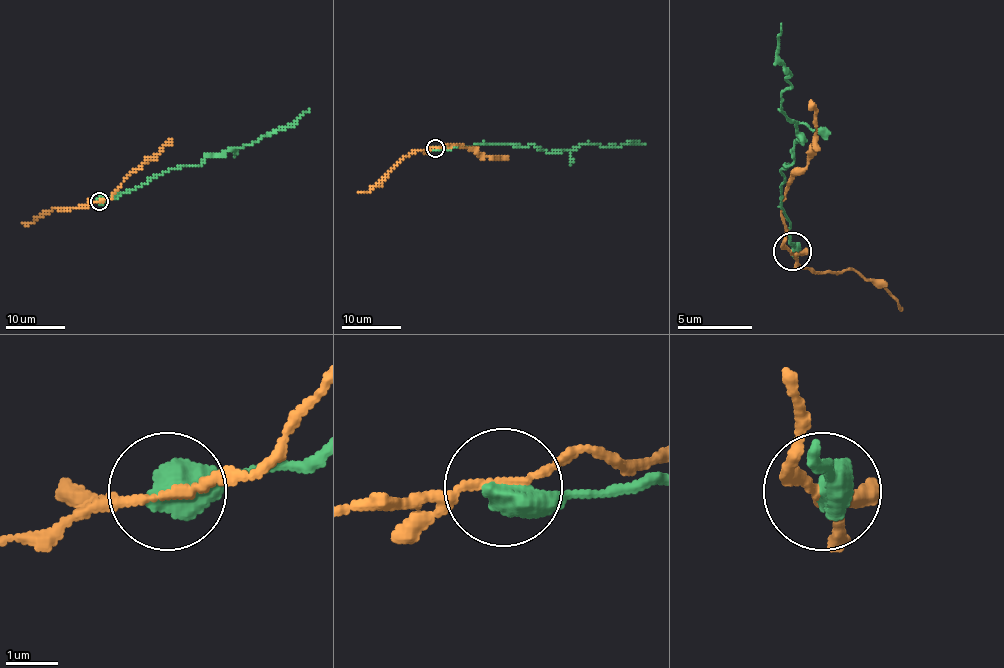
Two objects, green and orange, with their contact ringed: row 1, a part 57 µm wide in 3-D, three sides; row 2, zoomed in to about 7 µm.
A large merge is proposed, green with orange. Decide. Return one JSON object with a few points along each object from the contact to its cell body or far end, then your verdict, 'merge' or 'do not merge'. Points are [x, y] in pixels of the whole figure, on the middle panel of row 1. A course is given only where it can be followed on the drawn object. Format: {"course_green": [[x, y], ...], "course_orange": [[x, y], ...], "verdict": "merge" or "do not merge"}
{"course_green": [[435, 148], [510, 143], [559, 154], [594, 143], [619, 148], [646, 143]], "course_orange": [[435, 148], [457, 143], [487, 157], [508, 157]], "verdict": "do not merge"}

